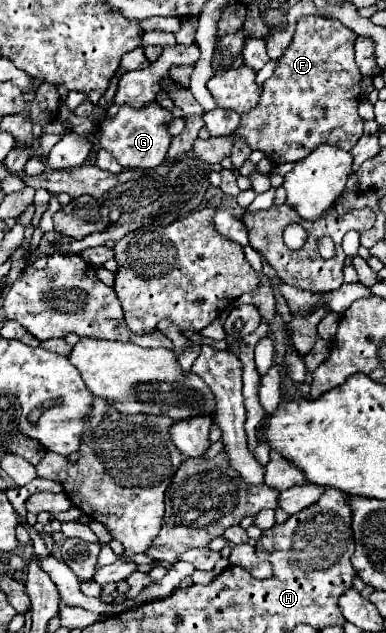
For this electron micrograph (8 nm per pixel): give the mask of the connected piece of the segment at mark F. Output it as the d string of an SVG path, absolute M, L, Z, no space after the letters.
M300 18L290 46L278 58L276 72L264 82L258 106L242 114L234 136L246 138L252 150L262 150L278 166L298 162L322 144L350 152L364 124L358 116L362 74L354 62L354 40L356 34L338 20Z

